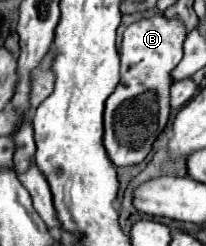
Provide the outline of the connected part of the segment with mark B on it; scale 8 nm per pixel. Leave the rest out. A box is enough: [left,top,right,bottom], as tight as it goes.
[104,16,184,166]

